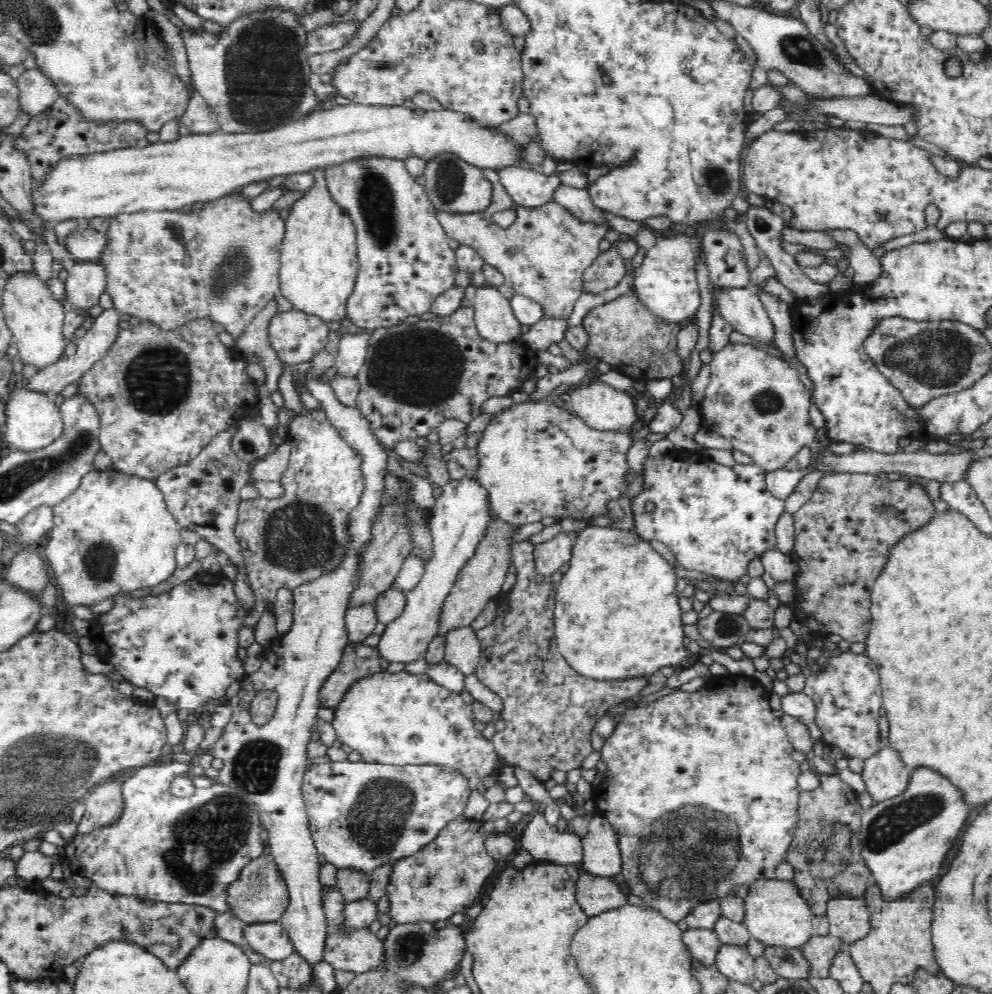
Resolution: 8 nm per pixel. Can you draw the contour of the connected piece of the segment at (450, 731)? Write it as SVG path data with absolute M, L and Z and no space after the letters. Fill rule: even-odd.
M404 669L392 674L383 670L360 677L347 686L333 710L331 727L335 730L335 740L352 751L356 750L364 762L389 765L444 765L459 770L469 779L484 779L491 772L495 772L500 762L493 743L474 728L471 706L459 693L436 684L426 674L412 673Z

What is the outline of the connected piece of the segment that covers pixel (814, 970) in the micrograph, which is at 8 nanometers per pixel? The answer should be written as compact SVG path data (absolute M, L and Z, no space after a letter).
M812 934L801 946L802 957L806 959L810 969L808 976L820 978L830 977L830 962L834 958L834 953L843 948L847 949L844 942L828 934Z

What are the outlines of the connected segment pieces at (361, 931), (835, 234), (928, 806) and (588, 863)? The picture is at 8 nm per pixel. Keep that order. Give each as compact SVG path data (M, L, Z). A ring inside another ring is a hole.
M324 883L319 888L319 898L321 898L321 907L323 919L326 921L326 934L323 936L322 961L332 965L337 970L346 970L346 972L356 972L362 974L368 970L380 970L384 968L382 963L382 949L380 938L370 930L369 927L346 927L344 929L344 908L347 902L344 893L340 891L337 885L326 885Z
M822 230L840 246L847 248L849 267L854 270L853 283L865 285L880 276L879 260L853 230Z
M926 766L912 769L906 788L893 797L876 801L863 810L859 824L859 848L861 857L871 870L872 881L880 887L882 898L887 901L903 898L922 883L932 884L939 877L943 858L950 852L954 840L964 828L972 806L966 801L962 789L944 774Z
M593 813L587 822L586 832L581 836L583 846L582 866L587 873L592 873L601 877L614 878L621 872L621 850L617 839L617 832L607 818L602 817L599 813Z

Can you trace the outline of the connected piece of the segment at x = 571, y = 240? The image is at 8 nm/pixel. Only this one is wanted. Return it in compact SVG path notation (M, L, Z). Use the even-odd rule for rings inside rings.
M494 180L492 184L493 197L486 210L465 215L436 212L439 223L443 226L450 240L457 240L460 245L472 248L488 266L496 268L504 277L503 283L510 286L514 290L514 294L531 298L540 303L544 307L544 316L548 318L567 318L572 312L574 301L583 291L584 270L590 266L590 263L600 252L599 242L610 231L610 226L605 226L605 223L584 222L556 201L548 202L536 208L517 205L500 181ZM502 210L514 210L516 212L516 220L508 228L501 228L492 219L495 212L502 212Z

